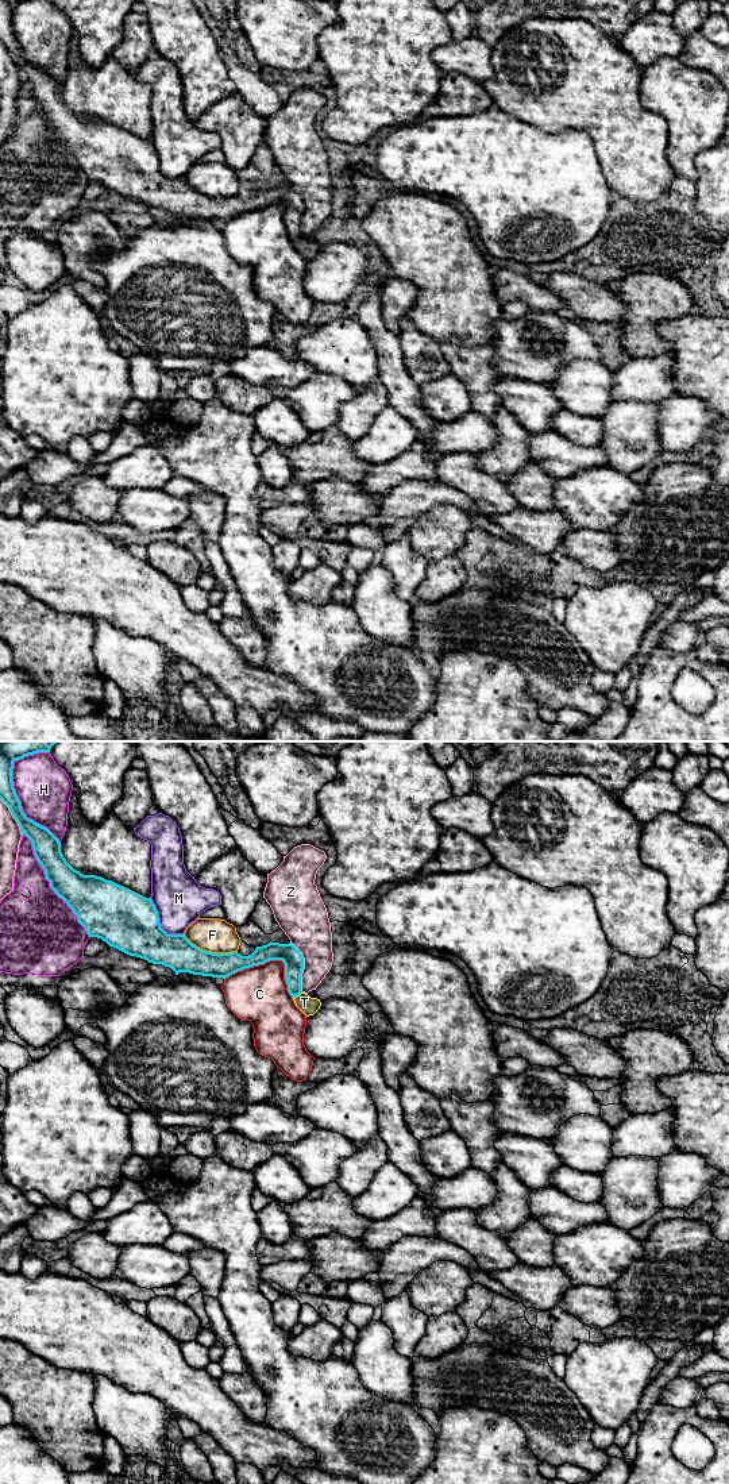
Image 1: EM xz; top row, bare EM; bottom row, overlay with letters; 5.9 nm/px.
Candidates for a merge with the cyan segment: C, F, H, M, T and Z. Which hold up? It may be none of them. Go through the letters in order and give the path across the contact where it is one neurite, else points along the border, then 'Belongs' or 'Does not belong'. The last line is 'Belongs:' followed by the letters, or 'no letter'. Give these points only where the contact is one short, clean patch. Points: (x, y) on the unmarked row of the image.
C: Does not belong
F: Does not belong
H: Does not belong
M: Does not belong
T: Path across: xz (292, 201), (293, 231), (297, 238), (304, 246). Belongs
Z: Does not belong
Belongs: T

